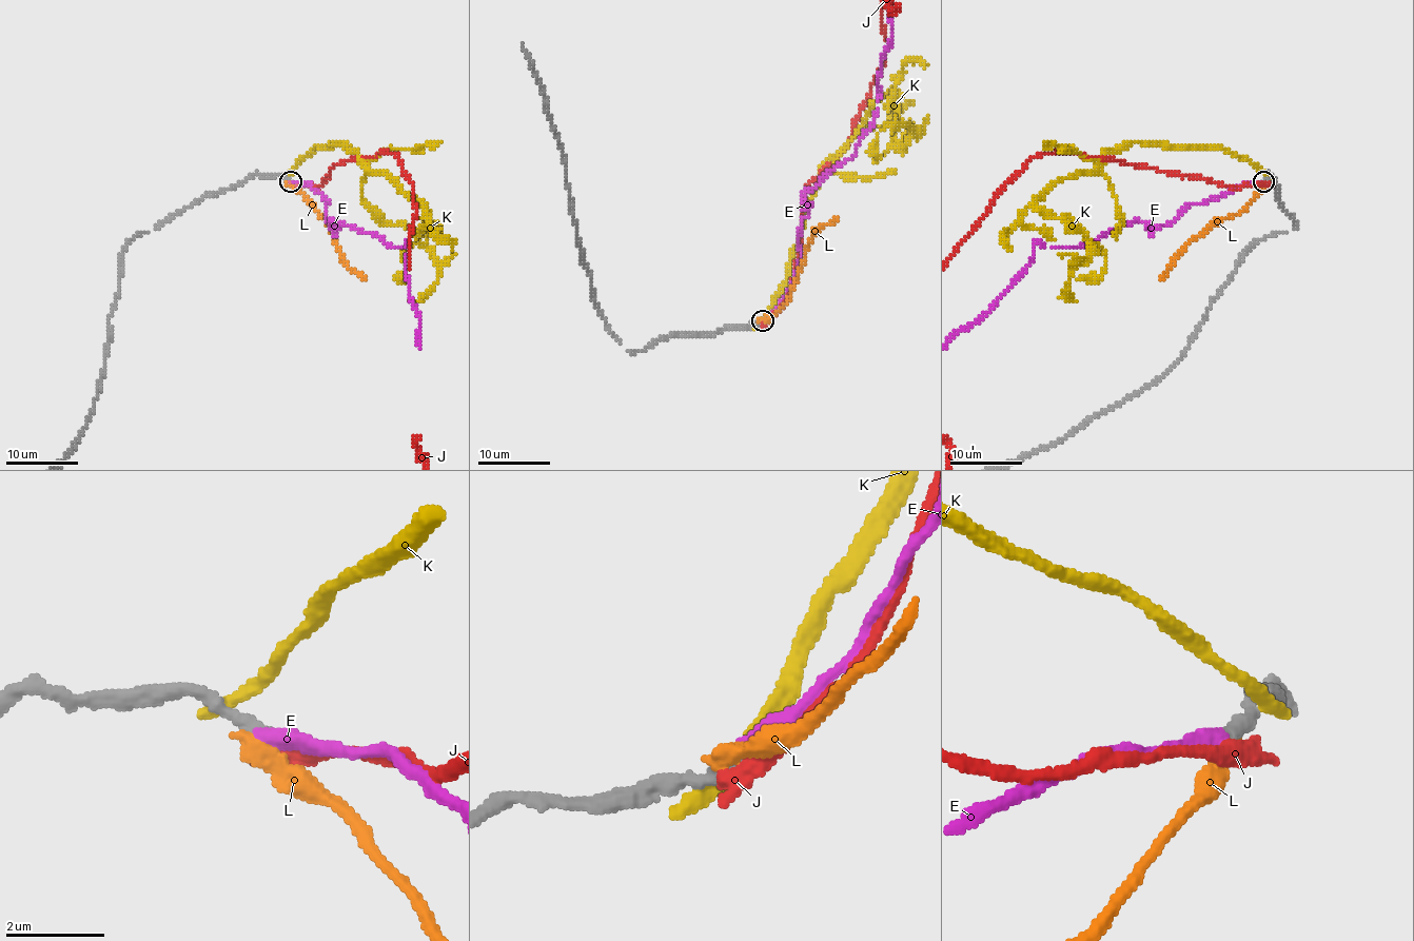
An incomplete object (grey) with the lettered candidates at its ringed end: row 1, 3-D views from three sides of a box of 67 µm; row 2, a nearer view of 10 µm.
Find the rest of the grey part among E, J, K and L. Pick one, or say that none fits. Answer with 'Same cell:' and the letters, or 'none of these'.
Same cell: E

